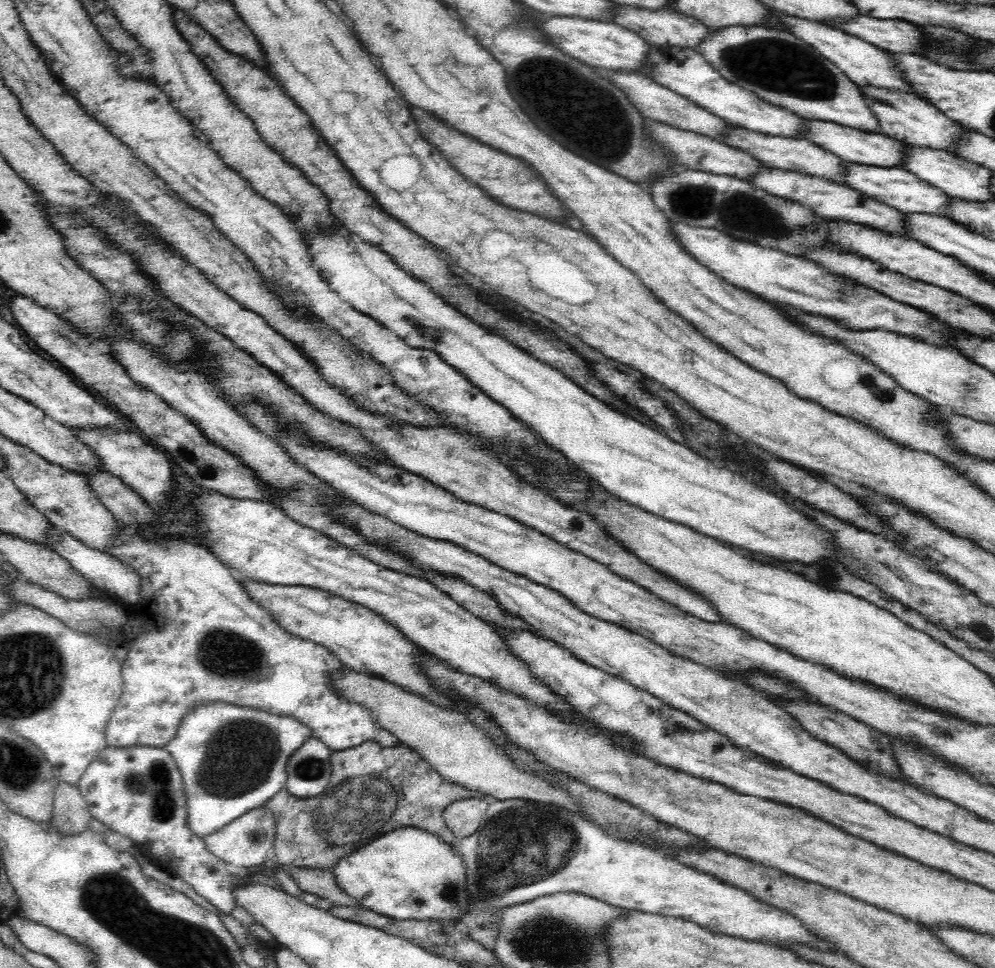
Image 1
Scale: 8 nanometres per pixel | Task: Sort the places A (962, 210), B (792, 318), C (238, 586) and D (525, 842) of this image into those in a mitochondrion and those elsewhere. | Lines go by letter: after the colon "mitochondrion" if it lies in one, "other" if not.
A: other
B: other
C: other
D: mitochondrion

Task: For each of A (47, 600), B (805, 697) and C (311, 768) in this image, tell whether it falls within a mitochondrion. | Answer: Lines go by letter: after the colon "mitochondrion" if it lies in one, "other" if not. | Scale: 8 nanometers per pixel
A: other
B: other
C: mitochondrion

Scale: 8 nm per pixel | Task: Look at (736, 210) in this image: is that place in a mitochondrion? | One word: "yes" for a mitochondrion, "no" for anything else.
yes

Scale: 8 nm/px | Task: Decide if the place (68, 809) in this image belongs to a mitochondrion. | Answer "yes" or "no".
no

